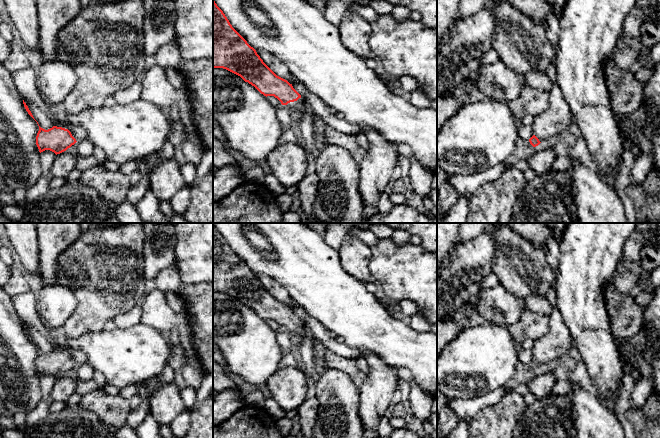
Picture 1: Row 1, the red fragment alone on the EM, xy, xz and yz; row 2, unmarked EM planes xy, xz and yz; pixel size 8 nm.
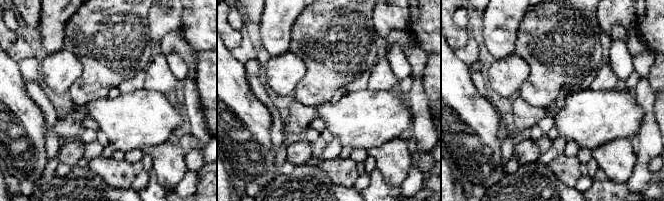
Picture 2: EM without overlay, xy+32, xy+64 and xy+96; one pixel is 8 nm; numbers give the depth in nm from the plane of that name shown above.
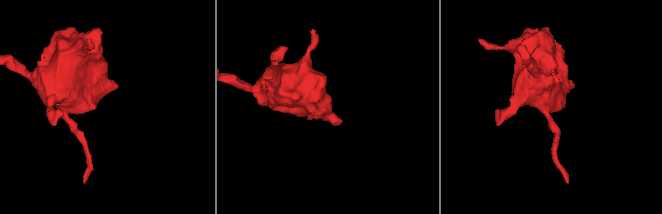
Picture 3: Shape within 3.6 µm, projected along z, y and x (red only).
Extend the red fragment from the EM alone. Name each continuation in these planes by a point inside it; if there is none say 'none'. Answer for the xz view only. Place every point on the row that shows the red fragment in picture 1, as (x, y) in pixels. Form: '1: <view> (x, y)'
1: xz (298, 108)

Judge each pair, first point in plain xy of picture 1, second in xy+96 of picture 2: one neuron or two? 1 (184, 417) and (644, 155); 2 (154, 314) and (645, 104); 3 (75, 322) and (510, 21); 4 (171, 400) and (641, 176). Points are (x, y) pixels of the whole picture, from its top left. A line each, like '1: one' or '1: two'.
1: one
2: one
3: two
4: two

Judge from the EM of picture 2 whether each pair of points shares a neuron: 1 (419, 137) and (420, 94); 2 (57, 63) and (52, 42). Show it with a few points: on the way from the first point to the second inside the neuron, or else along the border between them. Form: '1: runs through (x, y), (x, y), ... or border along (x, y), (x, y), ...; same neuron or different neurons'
1: runs through (420, 126), (420, 105); same neuron
2: border along (63, 48), (47, 54); different neurons

